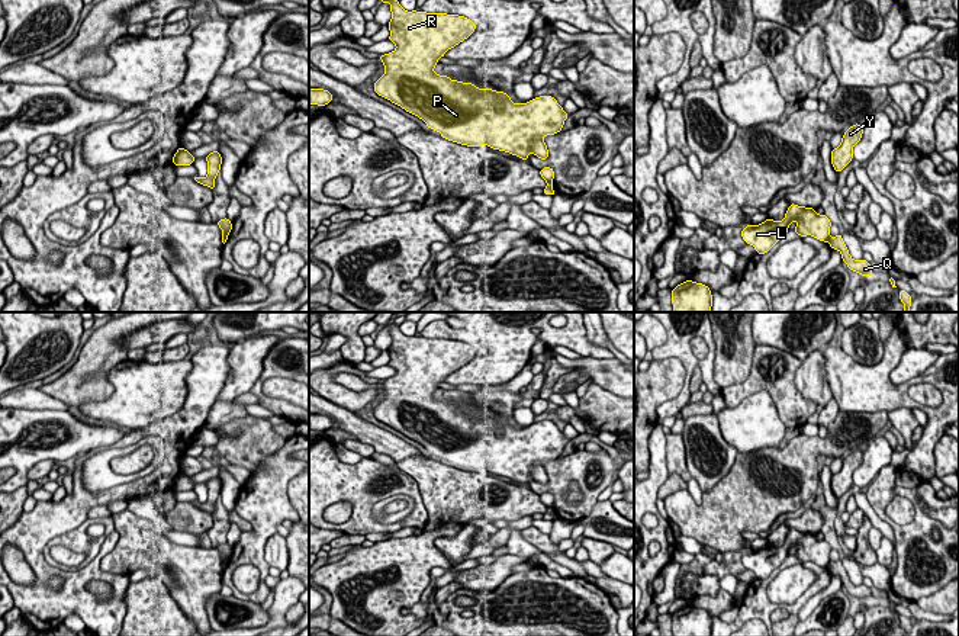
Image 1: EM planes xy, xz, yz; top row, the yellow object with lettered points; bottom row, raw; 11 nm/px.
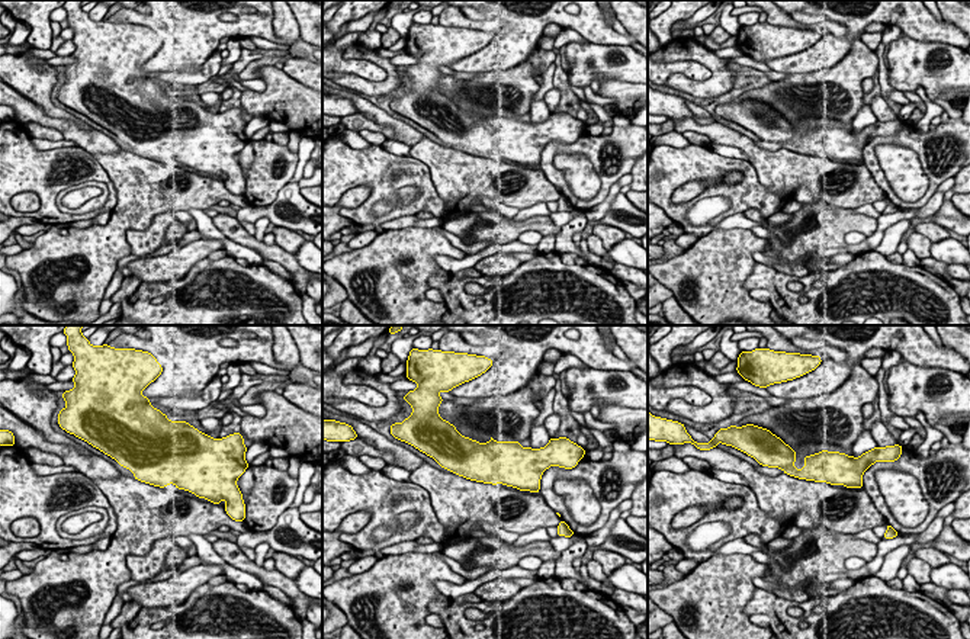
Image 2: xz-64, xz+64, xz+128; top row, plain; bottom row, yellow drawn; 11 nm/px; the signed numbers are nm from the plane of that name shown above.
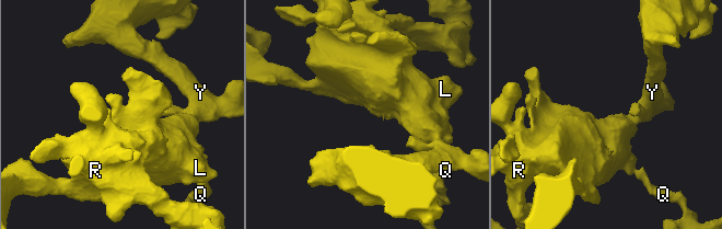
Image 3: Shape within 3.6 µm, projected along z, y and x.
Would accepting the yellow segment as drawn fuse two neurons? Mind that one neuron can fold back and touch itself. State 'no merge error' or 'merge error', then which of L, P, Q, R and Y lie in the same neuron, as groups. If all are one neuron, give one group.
merge error | L P R Y / Q

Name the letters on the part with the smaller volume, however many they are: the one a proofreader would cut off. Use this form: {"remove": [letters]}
{"remove": ["Q"]}

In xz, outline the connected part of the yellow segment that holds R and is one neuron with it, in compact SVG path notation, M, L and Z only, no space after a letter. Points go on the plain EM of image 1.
M377 312L373 318L382 328L390 330L389 366L396 370L395 376L380 380L386 396L373 409L376 420L418 441L429 454L440 457L448 466L467 472L487 470L522 485L528 485L531 478L547 485L548 475L543 463L561 456L569 443L563 431L553 421L540 421L516 430L503 417L479 414L472 408L435 399L434 392L438 385L467 364L477 350L458 340L408 337L393 324L392 315L393 312Z

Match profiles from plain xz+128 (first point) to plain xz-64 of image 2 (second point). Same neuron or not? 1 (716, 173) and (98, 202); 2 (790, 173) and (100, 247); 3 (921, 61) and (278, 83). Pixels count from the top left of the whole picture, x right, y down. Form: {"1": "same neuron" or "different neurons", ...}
{"1": "different neurons", "2": "same neuron", "3": "different neurons"}

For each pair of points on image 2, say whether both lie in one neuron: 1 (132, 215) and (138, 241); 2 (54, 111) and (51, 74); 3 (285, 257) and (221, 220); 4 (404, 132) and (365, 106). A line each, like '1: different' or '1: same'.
1: different
2: same
3: same
4: same

